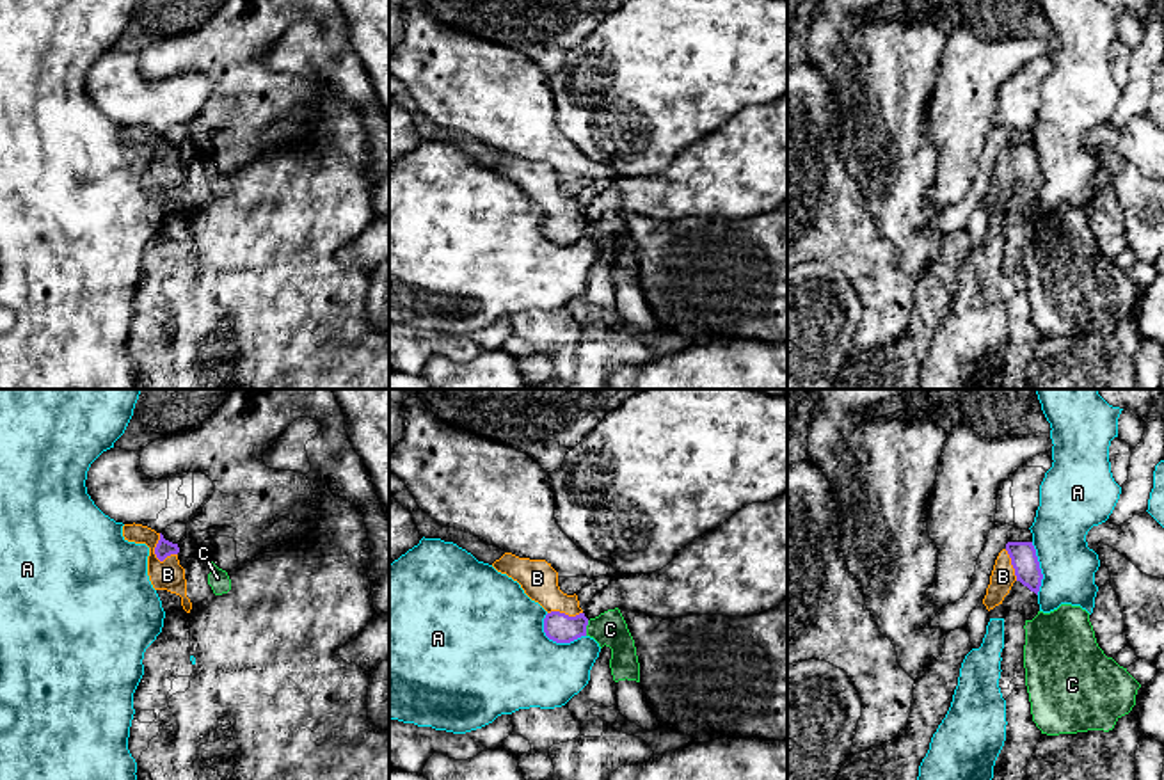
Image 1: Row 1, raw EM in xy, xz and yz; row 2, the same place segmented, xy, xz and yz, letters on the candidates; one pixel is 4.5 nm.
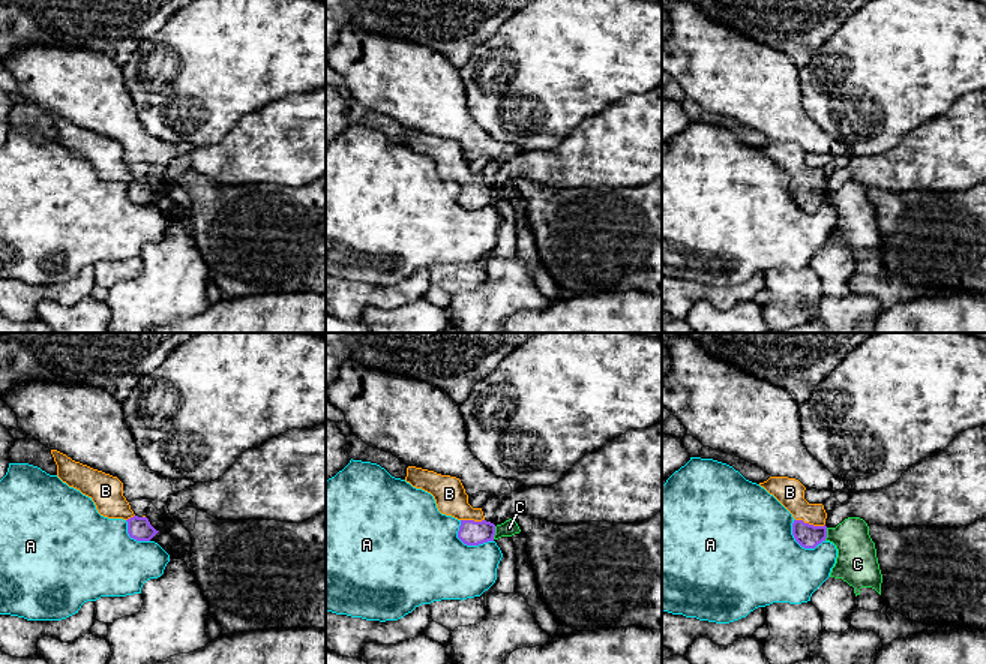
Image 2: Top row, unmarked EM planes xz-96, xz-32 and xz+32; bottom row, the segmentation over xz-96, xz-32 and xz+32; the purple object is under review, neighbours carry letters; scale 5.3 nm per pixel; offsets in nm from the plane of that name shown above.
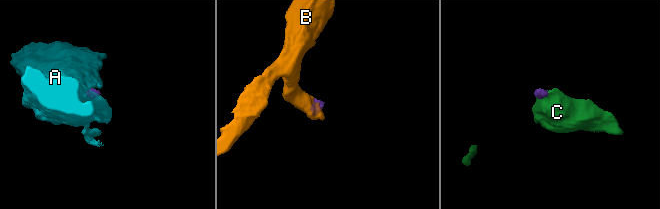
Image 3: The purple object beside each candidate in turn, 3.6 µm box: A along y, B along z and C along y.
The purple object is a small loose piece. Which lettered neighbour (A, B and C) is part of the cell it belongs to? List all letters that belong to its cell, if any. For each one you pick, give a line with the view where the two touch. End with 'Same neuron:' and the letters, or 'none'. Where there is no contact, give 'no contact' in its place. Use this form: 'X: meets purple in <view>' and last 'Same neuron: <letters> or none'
B: meets purple in xy
C: meets purple in xz
Same neuron: B, C

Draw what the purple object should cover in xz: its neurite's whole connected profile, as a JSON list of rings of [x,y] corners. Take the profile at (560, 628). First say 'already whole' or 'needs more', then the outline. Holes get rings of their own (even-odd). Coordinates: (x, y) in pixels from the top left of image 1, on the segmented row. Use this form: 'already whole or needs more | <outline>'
needs more | [[[505,553],[492,567],[521,585],[524,593],[546,611],[544,633],[556,643],[570,643],[581,636],[594,638],[599,647],[611,649],[613,681],[640,682],[640,663],[634,640],[618,608],[595,618],[586,618],[578,595],[567,595],[558,586],[558,572],[546,560],[519,558]]]

